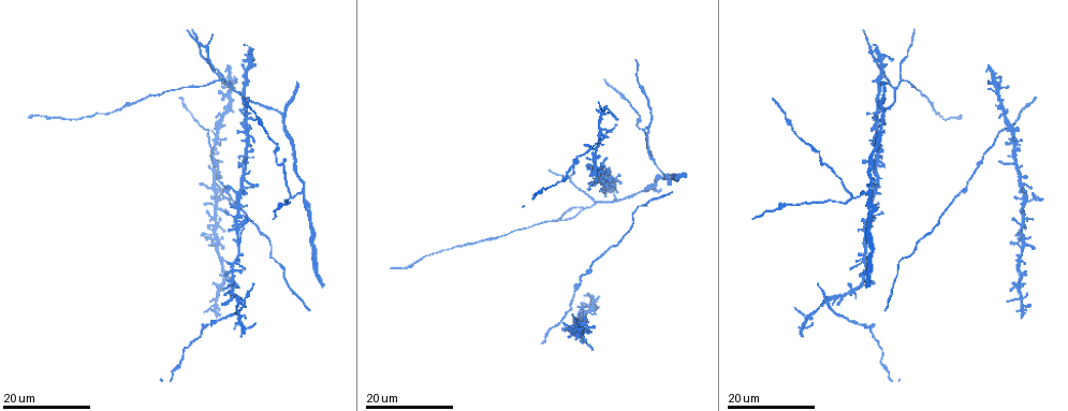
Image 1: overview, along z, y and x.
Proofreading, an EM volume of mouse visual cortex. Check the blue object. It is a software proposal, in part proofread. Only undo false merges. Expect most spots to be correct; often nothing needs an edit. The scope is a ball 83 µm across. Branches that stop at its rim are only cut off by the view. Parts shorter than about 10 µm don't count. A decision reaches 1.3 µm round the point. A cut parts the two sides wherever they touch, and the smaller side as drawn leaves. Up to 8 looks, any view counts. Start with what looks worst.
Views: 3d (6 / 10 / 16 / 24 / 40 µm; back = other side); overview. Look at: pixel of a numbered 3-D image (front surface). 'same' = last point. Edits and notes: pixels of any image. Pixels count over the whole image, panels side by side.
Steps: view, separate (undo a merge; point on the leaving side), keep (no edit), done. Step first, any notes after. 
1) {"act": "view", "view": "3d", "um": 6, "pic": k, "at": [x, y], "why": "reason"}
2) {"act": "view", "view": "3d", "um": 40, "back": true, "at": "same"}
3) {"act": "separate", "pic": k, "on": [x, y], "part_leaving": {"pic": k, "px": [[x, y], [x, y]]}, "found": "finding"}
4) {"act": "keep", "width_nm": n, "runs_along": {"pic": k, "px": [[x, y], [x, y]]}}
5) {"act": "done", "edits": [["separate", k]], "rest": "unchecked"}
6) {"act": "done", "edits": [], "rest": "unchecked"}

{"act": "view", "view": "3d", "um": 16, "pic": 1, "at": [234, 89], "why": "small branch off a trunk"}

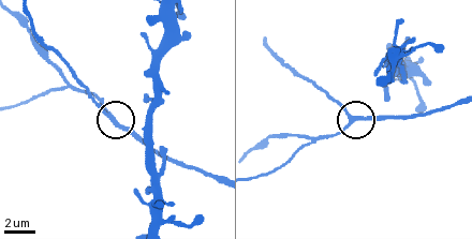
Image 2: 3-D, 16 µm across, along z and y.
{"act": "view", "view": "3d", "um": 10, "pic": 2, "at": [347, 114]}

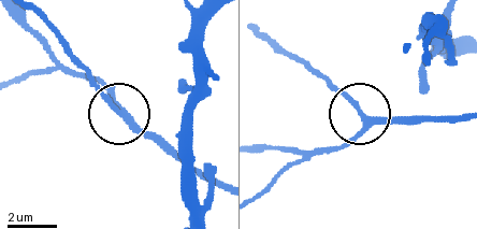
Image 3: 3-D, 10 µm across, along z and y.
{"act": "view", "view": "3d", "um": 6, "pic": 3, "at": [122, 115]}

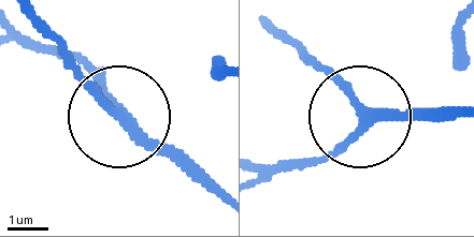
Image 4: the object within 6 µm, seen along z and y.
{"act": "keep", "width_nm": 220, "found": "all the same neuron"}

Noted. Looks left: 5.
{"act": "view", "view": "3d", "um": 24, "pic": 1, "at": [301, 193]}

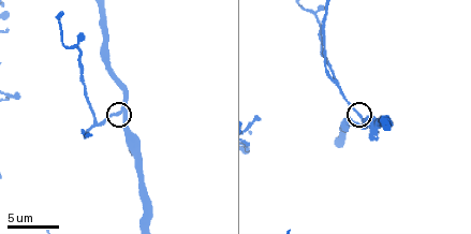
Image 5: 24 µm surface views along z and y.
{"act": "view", "view": "3d", "um": 6, "pic": 5, "at": [120, 113]}

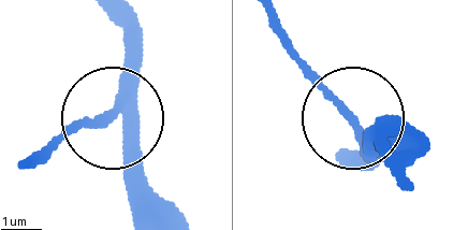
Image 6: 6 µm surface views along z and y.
{"act": "keep", "found": "one neuron here"}

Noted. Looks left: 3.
{"act": "view", "view": "3d", "um": 6, "pic": 5, "at": [95, 124], "why": "a fork"}

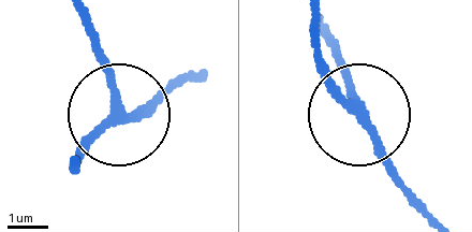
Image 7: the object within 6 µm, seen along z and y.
{"act": "view", "view": "3d", "um": 6, "back": true, "pic": 7, "at": [115, 115]}

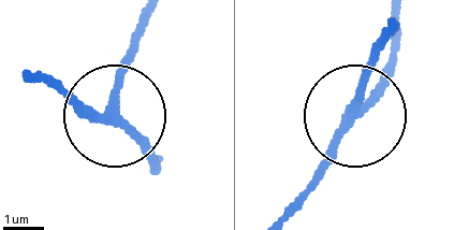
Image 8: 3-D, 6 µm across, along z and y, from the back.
{"act": "keep", "arms": 3, "found": "one neuron here"}

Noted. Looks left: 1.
{"act": "view", "view": "3d", "um": 10, "pic": 5, "at": [64, 46], "why": "three-way junction"}

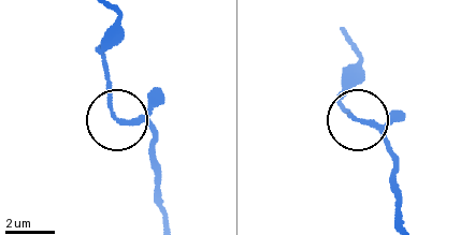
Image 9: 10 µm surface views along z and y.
{"act": "keep", "found": "one neuron here"}

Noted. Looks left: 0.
{"act": "done", "edits": [], "rest": "unchecked"}

